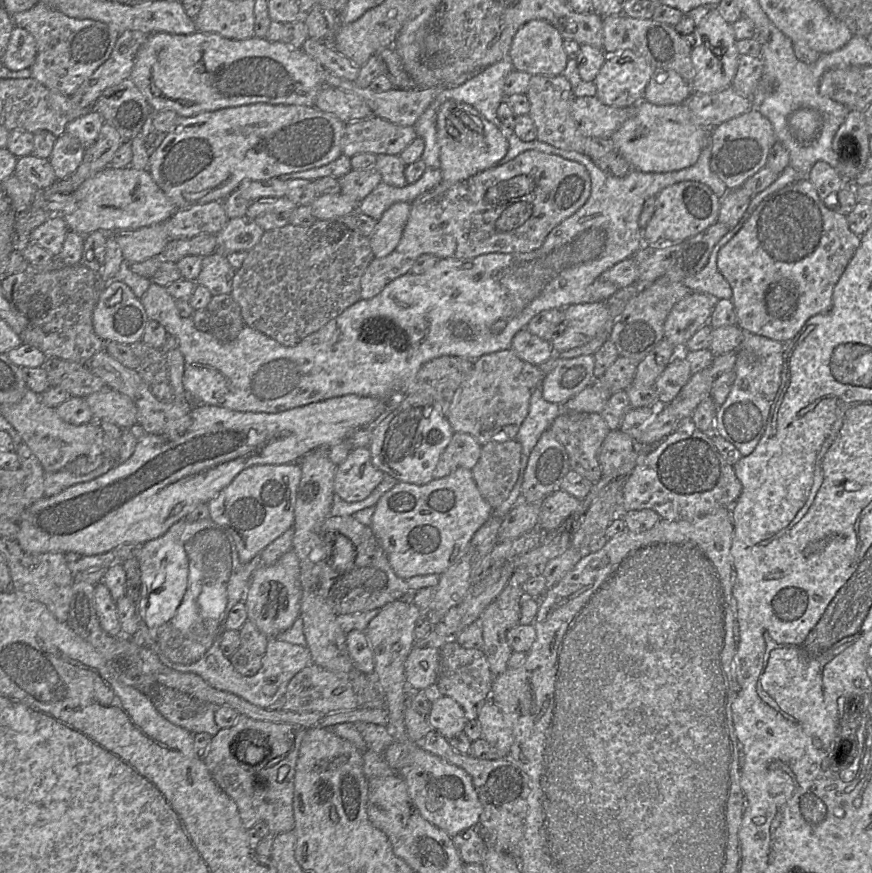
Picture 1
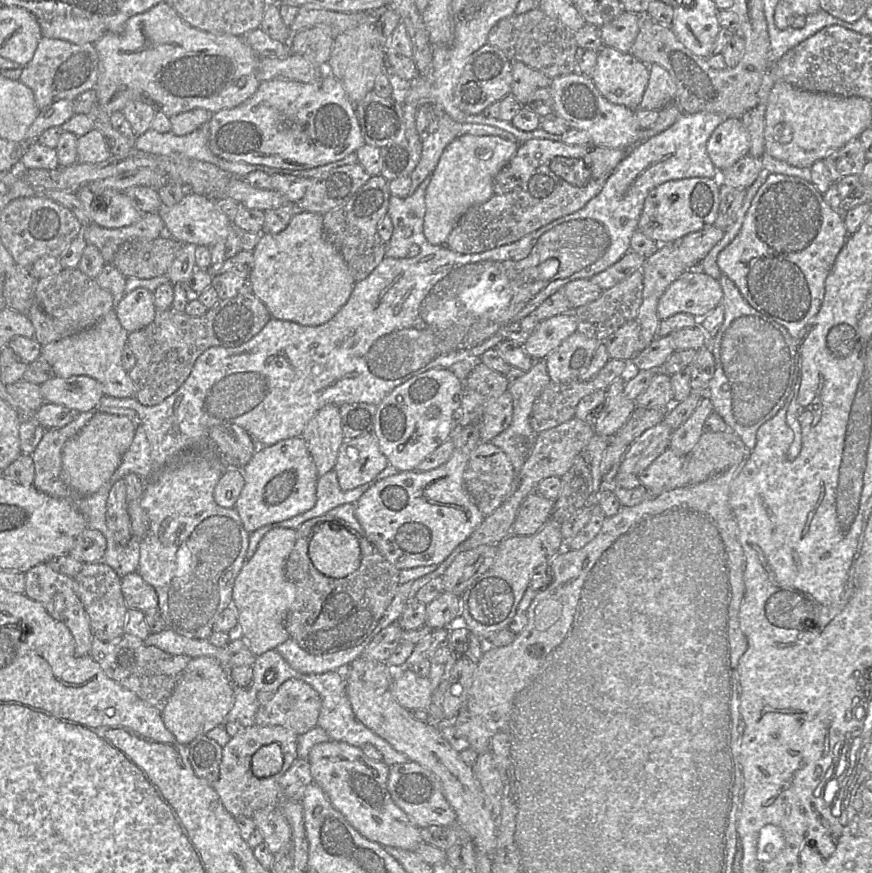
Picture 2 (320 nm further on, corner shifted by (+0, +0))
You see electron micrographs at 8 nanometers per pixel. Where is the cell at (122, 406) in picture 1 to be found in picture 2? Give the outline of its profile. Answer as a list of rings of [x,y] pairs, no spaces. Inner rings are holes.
[[[87,375],[54,376],[40,384],[44,402],[59,404],[75,413],[94,409],[104,396],[101,384]]]

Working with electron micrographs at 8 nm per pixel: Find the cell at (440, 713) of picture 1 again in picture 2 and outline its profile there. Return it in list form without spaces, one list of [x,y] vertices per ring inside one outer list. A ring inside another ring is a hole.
[[[402,667],[399,674],[389,688],[396,701],[407,710],[427,711],[433,694],[429,678],[420,677],[406,667]]]

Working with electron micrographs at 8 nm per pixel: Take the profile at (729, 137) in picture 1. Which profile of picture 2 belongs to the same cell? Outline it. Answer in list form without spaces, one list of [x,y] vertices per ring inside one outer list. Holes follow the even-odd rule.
[[[725,118],[707,142],[707,153],[718,171],[724,171],[749,154],[751,139],[740,118]]]

